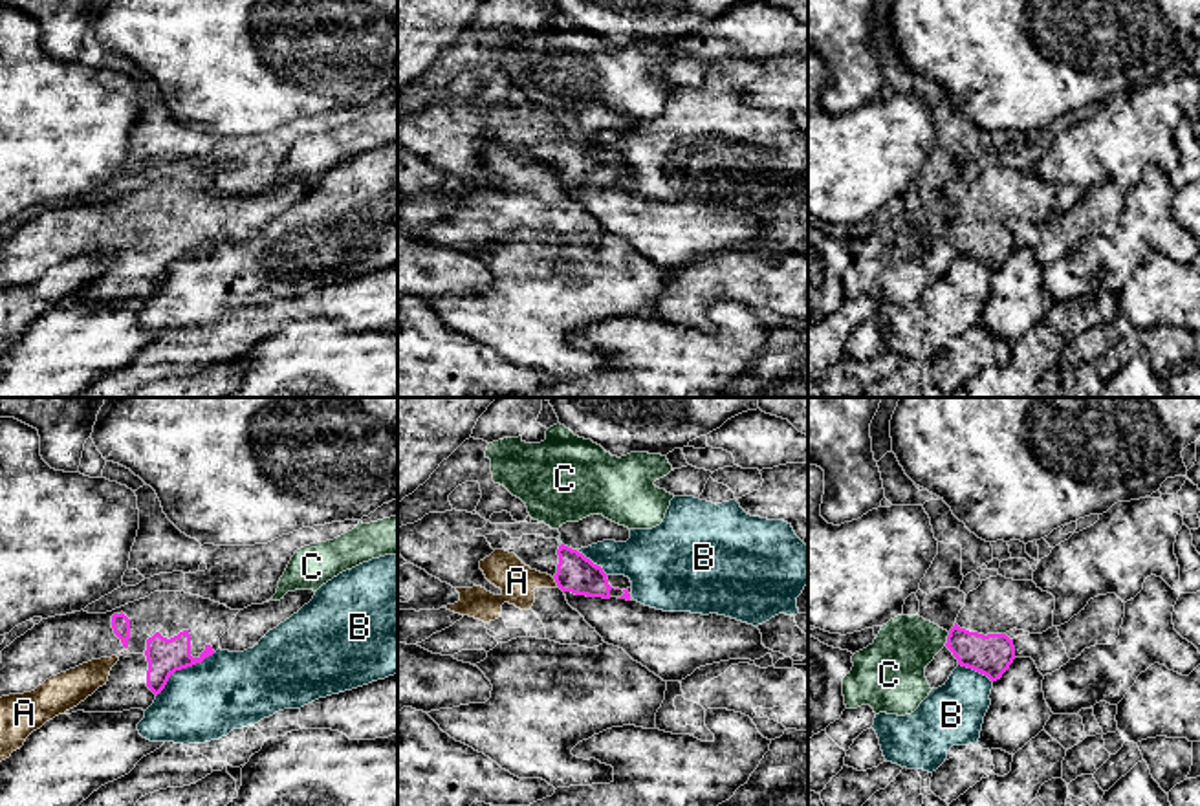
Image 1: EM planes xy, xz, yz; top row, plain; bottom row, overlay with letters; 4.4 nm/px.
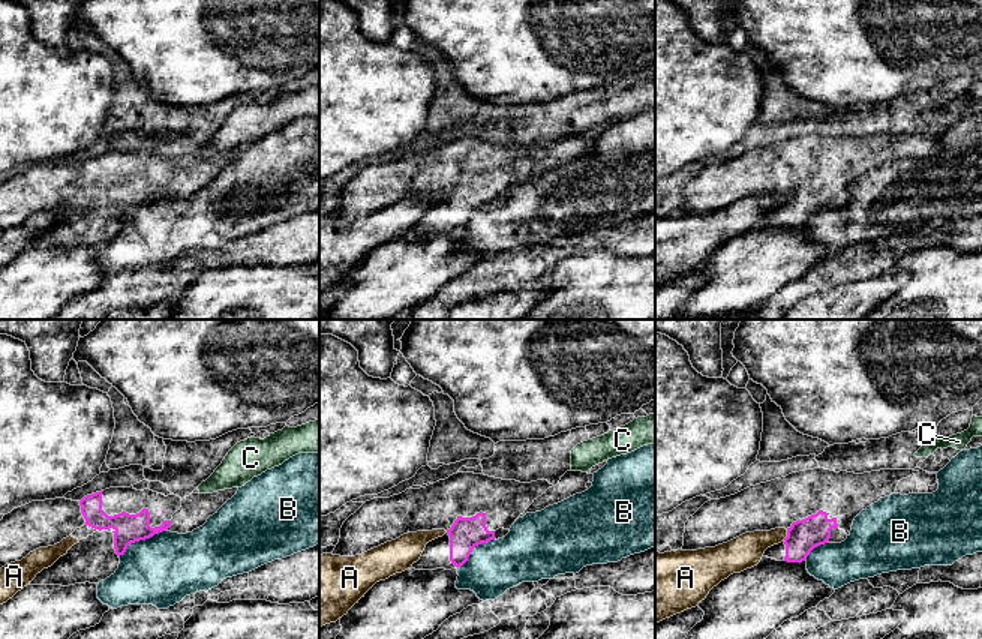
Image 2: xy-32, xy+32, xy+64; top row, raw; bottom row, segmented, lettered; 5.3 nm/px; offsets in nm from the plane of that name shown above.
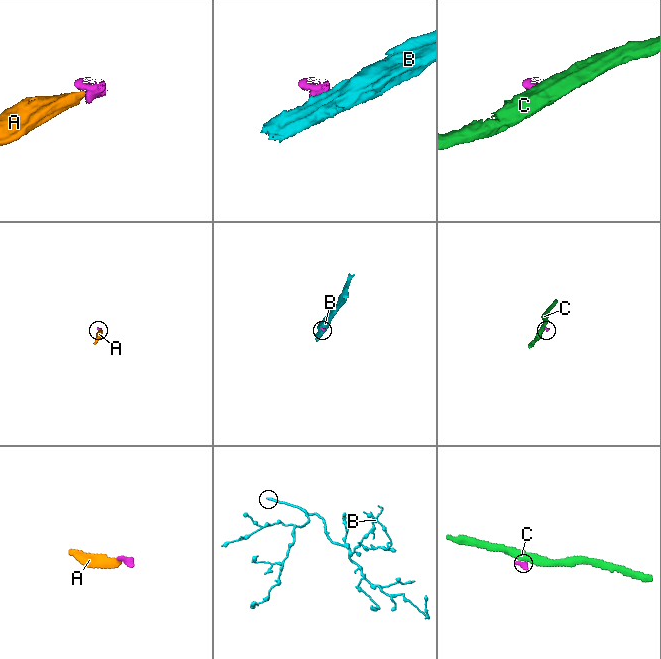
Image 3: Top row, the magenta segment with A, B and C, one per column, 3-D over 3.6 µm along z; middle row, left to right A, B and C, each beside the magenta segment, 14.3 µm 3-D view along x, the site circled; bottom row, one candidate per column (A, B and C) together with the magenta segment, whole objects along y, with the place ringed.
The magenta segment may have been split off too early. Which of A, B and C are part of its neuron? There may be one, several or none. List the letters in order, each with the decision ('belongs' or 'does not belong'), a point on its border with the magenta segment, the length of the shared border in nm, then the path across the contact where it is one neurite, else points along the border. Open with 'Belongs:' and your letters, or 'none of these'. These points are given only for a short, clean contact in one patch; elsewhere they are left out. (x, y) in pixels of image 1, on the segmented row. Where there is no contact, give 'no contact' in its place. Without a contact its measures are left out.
Belongs: none of these
A: does not belong | xz (556, 581) | 60 nm | along xz (552, 577), (559, 587)
B: does not belong | xy (182, 667) | 320 nm | along xy (215, 653), (178, 669), (156, 697)
C: does not belong | yz (948, 640) | 70 nm | along yz (949, 632), (944, 645)

